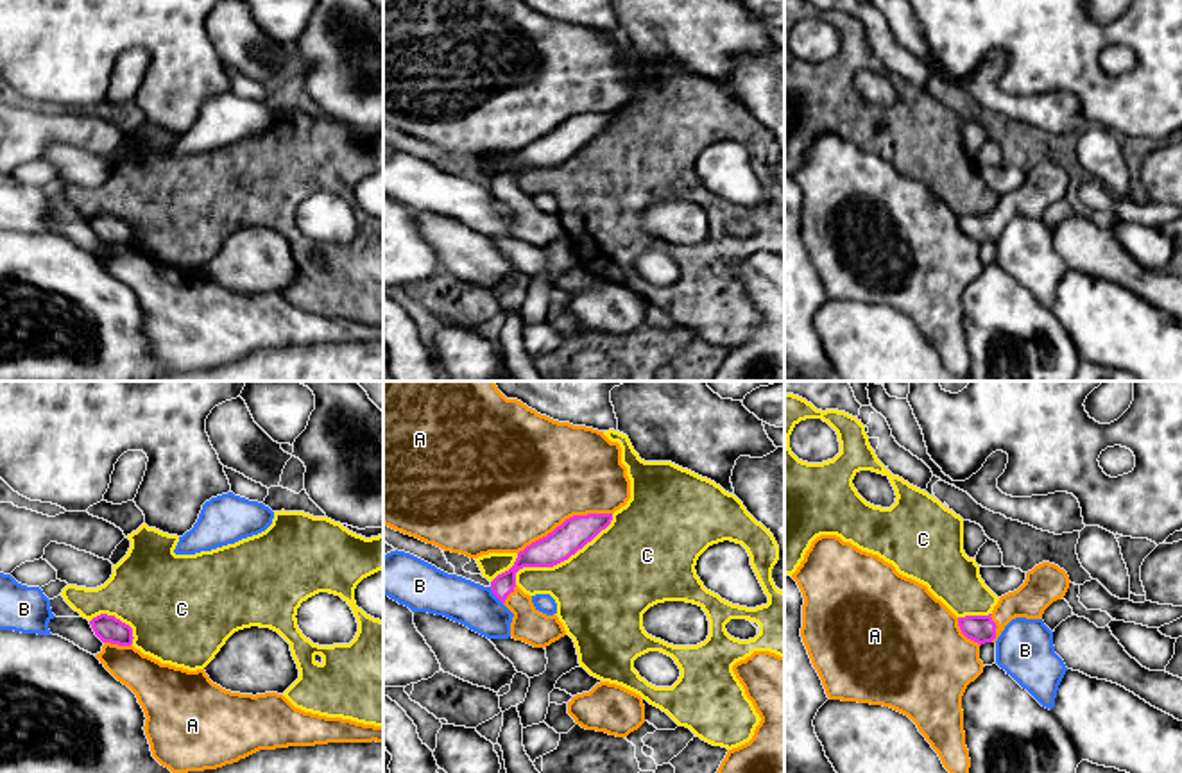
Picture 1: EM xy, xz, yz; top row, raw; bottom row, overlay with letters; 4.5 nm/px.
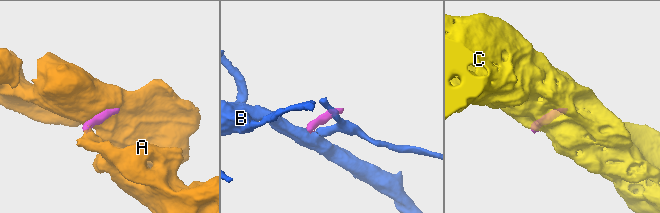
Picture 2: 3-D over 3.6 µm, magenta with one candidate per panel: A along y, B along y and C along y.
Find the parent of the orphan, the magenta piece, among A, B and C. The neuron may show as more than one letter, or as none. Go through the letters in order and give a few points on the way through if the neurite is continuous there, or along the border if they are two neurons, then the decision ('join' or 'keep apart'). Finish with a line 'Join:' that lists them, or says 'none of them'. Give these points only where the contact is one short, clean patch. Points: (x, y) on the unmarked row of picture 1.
A: join
B: along xz (489, 186), (502, 203) | keep apart
C: keep apart
Join: A

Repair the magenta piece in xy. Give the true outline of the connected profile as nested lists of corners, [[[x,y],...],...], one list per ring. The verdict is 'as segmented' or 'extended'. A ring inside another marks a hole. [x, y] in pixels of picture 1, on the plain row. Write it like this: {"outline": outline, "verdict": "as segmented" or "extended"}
{"outline": [[[115,215],[90,220],[104,242],[95,256],[138,297],[145,311],[145,335],[152,356],[172,372],[217,369],[260,349],[315,345],[328,342],[383,342],[383,326],[326,317],[296,308],[283,293],[240,293],[213,283],[204,268],[188,270],[143,254],[133,245],[133,227]]], "verdict": "extended"}

